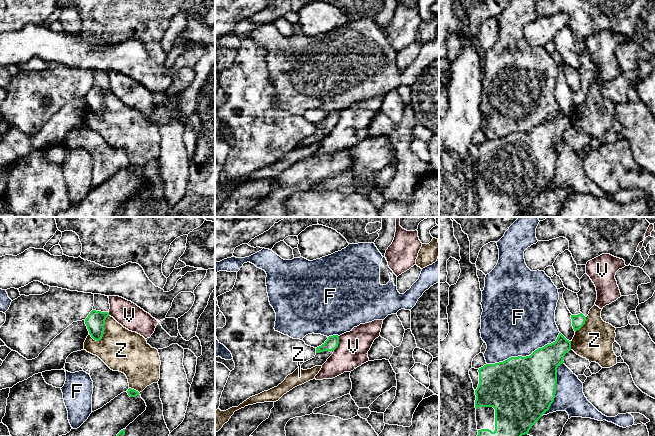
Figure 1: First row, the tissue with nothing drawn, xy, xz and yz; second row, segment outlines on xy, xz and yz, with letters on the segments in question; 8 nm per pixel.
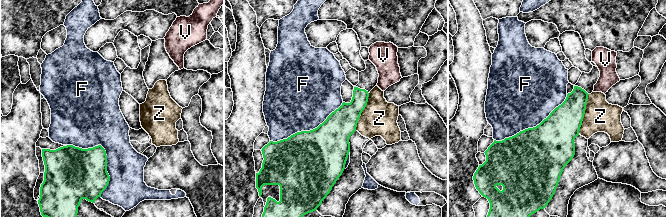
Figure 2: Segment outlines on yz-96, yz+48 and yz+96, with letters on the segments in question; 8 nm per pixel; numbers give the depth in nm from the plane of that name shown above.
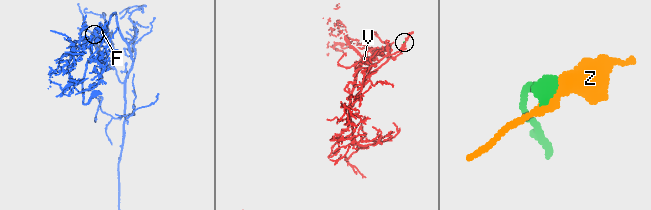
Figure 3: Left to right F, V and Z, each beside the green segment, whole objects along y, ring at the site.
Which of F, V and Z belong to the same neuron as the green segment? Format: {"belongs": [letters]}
{"belongs": []}

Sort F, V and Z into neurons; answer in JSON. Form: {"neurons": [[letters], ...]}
{"neurons": [["F"], ["V"], ["Z"]]}

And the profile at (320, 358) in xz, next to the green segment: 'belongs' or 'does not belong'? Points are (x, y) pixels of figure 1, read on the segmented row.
belongs

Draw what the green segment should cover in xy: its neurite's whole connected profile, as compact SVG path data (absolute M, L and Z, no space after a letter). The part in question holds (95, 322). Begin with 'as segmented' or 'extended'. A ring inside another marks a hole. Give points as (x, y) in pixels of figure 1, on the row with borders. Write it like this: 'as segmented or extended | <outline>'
extended | M94 294L94 306L88 317L85 319L85 324L91 337L99 341L104 333L105 320L109 316L109 298L101 294Z

